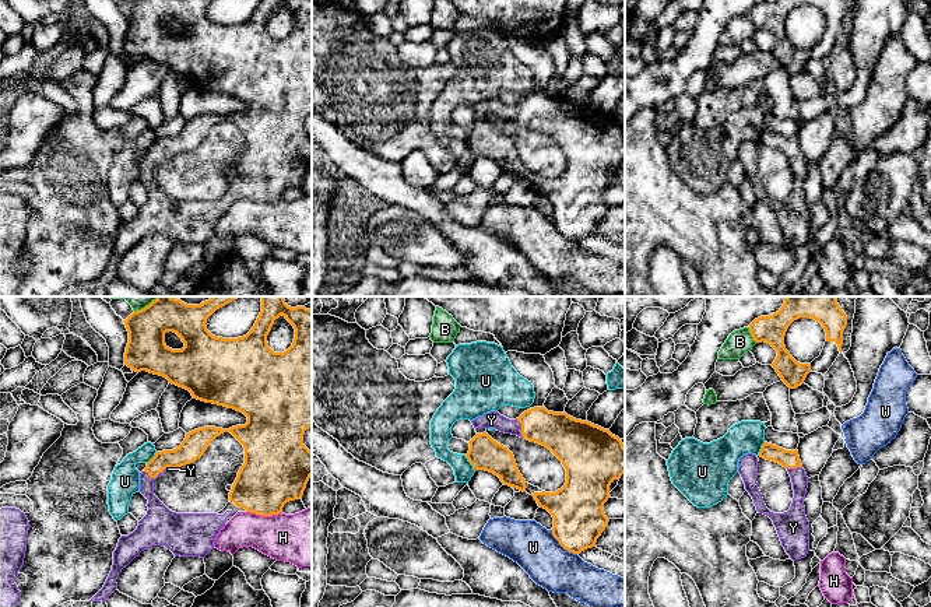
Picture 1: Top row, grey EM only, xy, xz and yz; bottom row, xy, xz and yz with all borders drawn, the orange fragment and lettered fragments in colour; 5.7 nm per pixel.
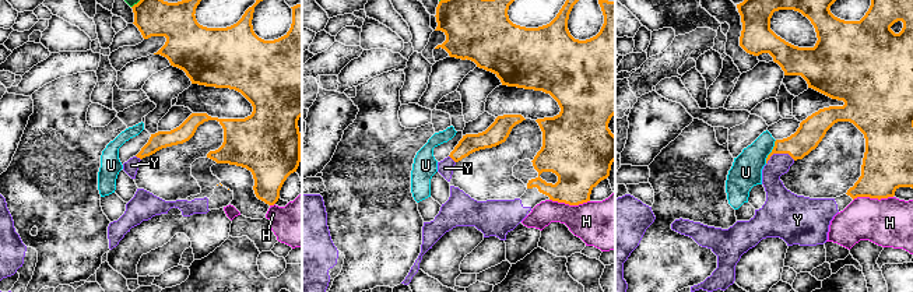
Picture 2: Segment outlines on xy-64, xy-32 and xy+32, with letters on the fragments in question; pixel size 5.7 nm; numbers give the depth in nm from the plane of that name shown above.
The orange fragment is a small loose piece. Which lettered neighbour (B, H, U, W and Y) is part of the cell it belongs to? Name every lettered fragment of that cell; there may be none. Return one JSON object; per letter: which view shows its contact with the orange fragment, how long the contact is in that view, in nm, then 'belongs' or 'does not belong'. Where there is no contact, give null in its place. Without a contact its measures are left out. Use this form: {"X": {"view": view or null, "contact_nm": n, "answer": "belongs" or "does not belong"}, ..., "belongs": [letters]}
{"B": {"view": "yz", "contact_nm": 100, "answer": "does not belong"}, "H": {"view": "xy", "contact_nm": 200, "answer": "does not belong"}, "U": {"view": "xz", "contact_nm": 110, "answer": "does not belong"}, "W": {"view": "xz", "contact_nm": 200, "answer": "does not belong"}, "Y": {"view": "xz", "contact_nm": 120, "answer": "belongs"}, "belongs": ["Y"]}

